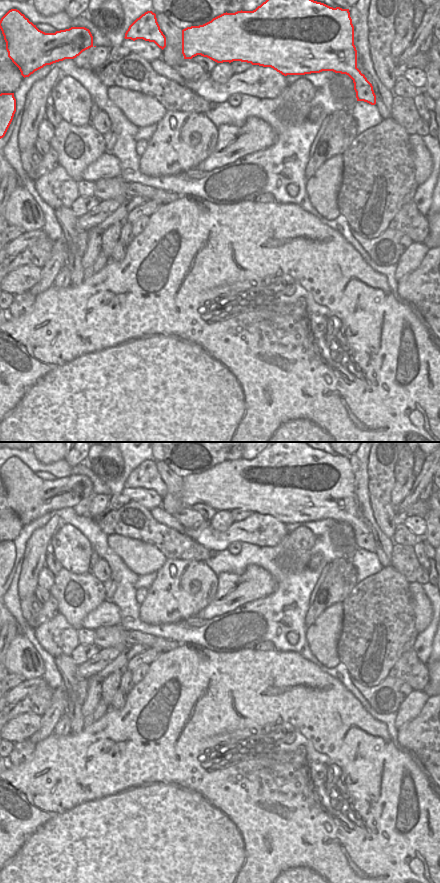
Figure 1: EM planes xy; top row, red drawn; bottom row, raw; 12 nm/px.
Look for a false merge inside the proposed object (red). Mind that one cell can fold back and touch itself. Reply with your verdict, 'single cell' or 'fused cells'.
single cell

